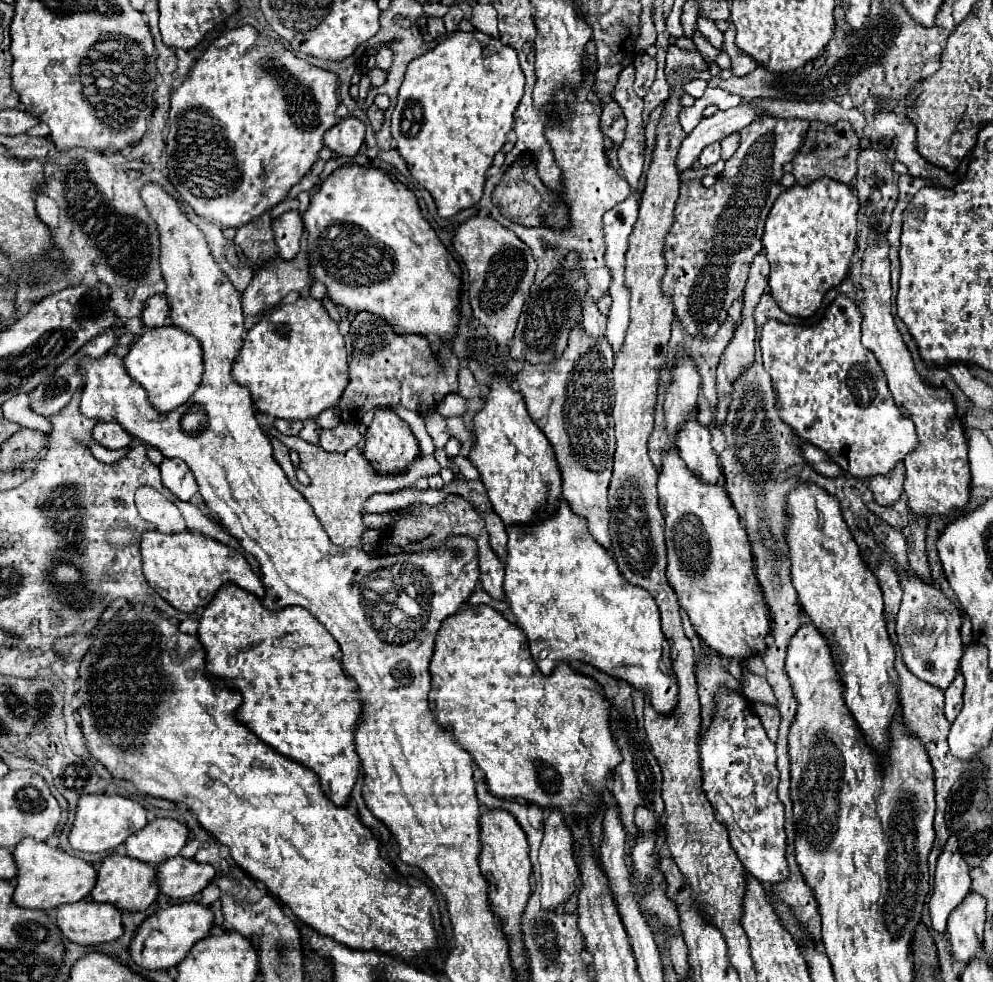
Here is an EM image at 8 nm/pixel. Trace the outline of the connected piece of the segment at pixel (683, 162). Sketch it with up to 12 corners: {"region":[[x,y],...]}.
{"region":[[749,104],[703,118],[685,138],[679,172],[691,168],[707,144],[739,132],[759,116]]}

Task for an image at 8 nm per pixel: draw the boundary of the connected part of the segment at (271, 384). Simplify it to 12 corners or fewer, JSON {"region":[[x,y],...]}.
{"region":[[311,296],[263,314],[231,368],[255,406],[313,420],[347,384]]}

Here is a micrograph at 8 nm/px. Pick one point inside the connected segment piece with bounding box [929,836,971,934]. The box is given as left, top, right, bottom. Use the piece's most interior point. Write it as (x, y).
(952, 881)

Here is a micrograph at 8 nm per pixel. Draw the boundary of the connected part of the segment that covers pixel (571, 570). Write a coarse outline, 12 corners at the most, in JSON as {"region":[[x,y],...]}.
{"region":[[561,500],[509,524],[505,600],[543,674],[677,704],[651,594]]}

